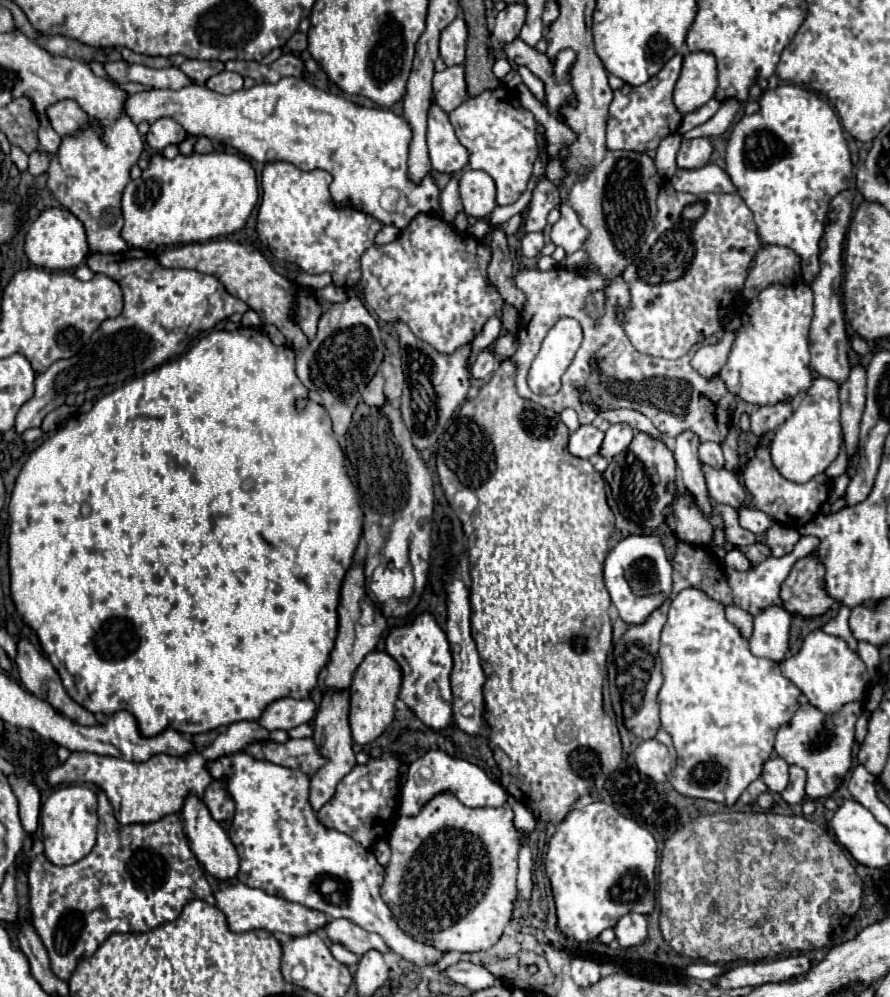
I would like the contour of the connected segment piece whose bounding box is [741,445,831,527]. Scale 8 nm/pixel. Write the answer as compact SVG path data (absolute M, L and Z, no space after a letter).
M761 445L757 449L751 449L749 459L743 465L741 473L745 477L747 491L753 495L749 507L757 507L757 509L765 511L775 521L779 521L779 523L783 523L787 527L801 527L807 521L811 521L819 513L819 507L827 501L827 485L831 483L823 473L813 477L811 481L807 481L803 485L797 485L797 483L791 483L791 481L783 479L779 475L779 471L771 463L769 445Z

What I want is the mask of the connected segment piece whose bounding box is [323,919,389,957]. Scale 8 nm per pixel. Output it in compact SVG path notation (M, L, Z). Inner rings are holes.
M329 919L327 925L323 927L323 931L333 943L341 943L343 947L347 947L349 951L353 951L359 957L363 953L367 953L369 949L377 949L381 953L389 951L377 933L367 933L363 927L355 925L353 921L347 921L347 919Z

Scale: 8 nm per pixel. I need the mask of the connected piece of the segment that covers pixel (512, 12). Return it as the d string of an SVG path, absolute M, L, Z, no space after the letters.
M515 3L515 5L507 5L503 11L497 13L495 17L495 27L493 27L493 39L505 43L505 41L513 41L525 21L527 15L527 5L525 3Z

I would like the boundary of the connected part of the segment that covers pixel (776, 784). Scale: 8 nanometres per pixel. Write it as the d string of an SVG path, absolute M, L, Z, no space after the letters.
M771 757L763 765L761 779L765 781L771 793L781 793L789 783L789 765L781 757Z

